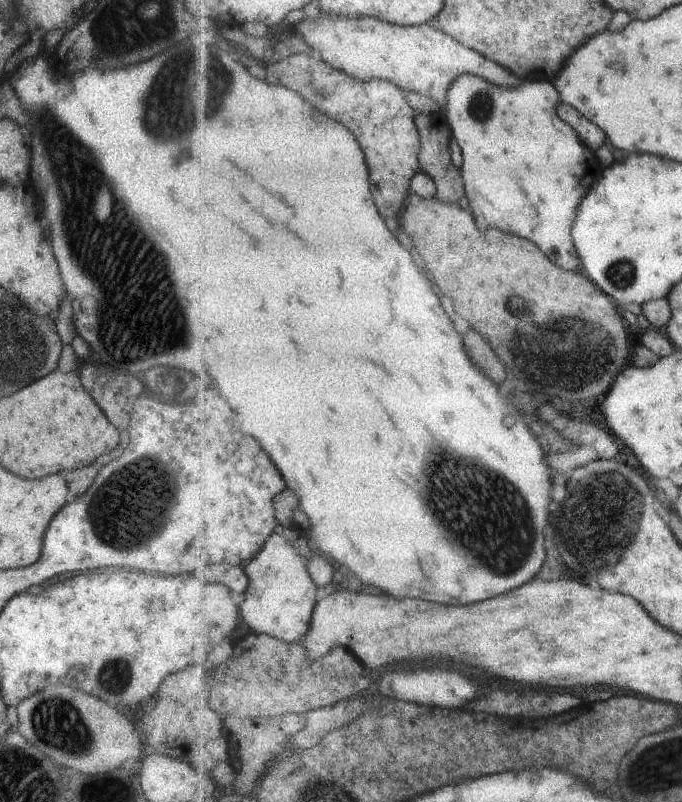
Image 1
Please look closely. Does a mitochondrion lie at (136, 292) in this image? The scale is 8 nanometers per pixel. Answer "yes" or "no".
yes

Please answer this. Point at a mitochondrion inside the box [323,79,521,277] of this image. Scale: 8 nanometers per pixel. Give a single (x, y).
(481, 106)

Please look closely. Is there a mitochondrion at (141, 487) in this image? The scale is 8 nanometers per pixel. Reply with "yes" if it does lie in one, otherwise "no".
yes

